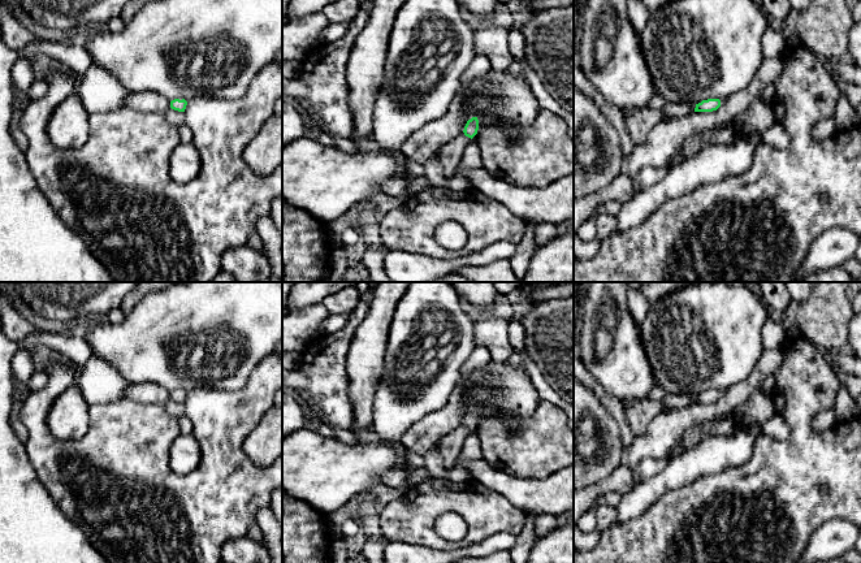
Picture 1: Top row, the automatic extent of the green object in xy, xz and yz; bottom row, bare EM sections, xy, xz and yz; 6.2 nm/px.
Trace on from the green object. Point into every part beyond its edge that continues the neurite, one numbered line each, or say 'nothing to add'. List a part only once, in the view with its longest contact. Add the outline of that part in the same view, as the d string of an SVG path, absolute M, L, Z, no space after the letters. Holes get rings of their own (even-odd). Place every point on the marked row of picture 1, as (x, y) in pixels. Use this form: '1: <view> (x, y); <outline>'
1: xz (450, 154); M460 133L438 150L436 156L442 165L442 174L446 179L453 178L455 170L459 169L463 152L471 140L472 139L466 137L464 133Z

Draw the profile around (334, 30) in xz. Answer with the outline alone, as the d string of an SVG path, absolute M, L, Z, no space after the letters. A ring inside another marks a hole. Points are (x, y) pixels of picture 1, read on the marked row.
M332 22L332 23L329 23L329 26L325 27L320 34L320 43L328 43L328 42L334 42L337 39L341 39L347 33L349 26L350 26L350 22L346 22L346 23Z

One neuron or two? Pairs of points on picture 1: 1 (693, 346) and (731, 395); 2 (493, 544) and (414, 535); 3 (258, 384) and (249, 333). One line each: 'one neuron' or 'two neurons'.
1: two neurons
2: two neurons
3: two neurons

